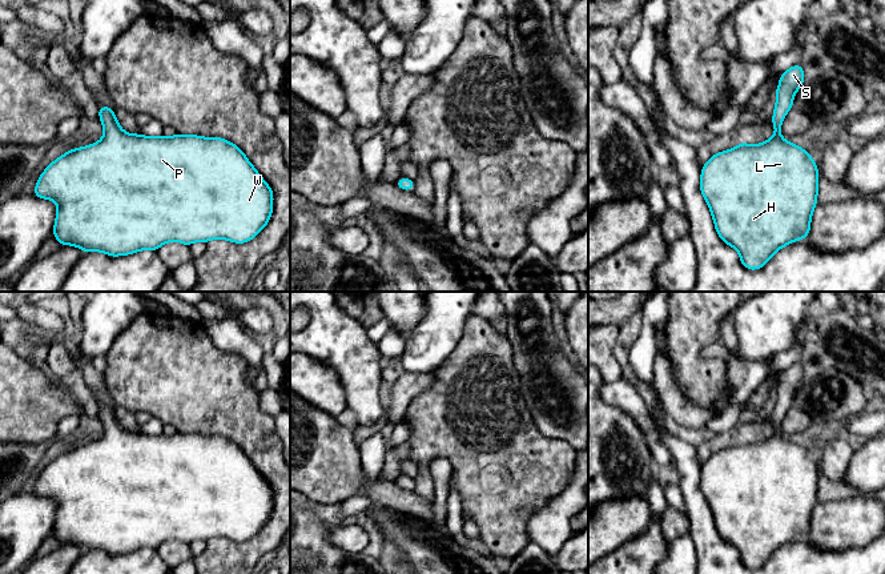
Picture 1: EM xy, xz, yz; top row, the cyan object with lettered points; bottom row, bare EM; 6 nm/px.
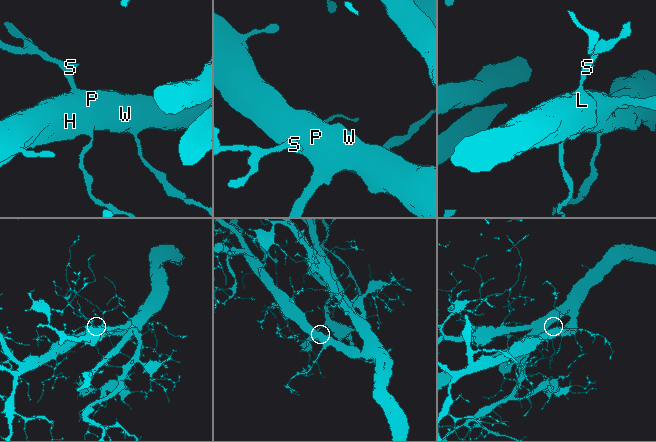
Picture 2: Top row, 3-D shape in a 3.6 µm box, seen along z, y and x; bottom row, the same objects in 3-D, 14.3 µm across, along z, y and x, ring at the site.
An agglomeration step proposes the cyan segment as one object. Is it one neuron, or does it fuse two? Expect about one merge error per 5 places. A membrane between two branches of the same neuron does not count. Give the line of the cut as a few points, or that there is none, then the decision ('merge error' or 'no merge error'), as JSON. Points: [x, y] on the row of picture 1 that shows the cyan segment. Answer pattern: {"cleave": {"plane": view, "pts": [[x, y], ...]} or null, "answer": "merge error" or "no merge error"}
{"cleave": null, "answer": "no merge error"}

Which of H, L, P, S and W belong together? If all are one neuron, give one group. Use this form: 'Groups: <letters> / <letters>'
Groups: H L P S W

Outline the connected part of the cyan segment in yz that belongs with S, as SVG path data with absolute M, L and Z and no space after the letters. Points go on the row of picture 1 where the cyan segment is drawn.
M801 64L781 73L776 89L772 124L775 135L756 145L741 141L739 146L712 154L701 166L700 192L704 196L719 237L740 253L744 268L757 270L781 248L806 238L812 213L817 205L818 169L810 154L780 135L793 96L804 84Z

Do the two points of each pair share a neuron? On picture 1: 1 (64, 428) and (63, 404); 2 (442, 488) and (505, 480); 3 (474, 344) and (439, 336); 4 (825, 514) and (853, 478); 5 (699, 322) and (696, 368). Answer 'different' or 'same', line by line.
1: different
2: different
3: different
4: different
5: same

